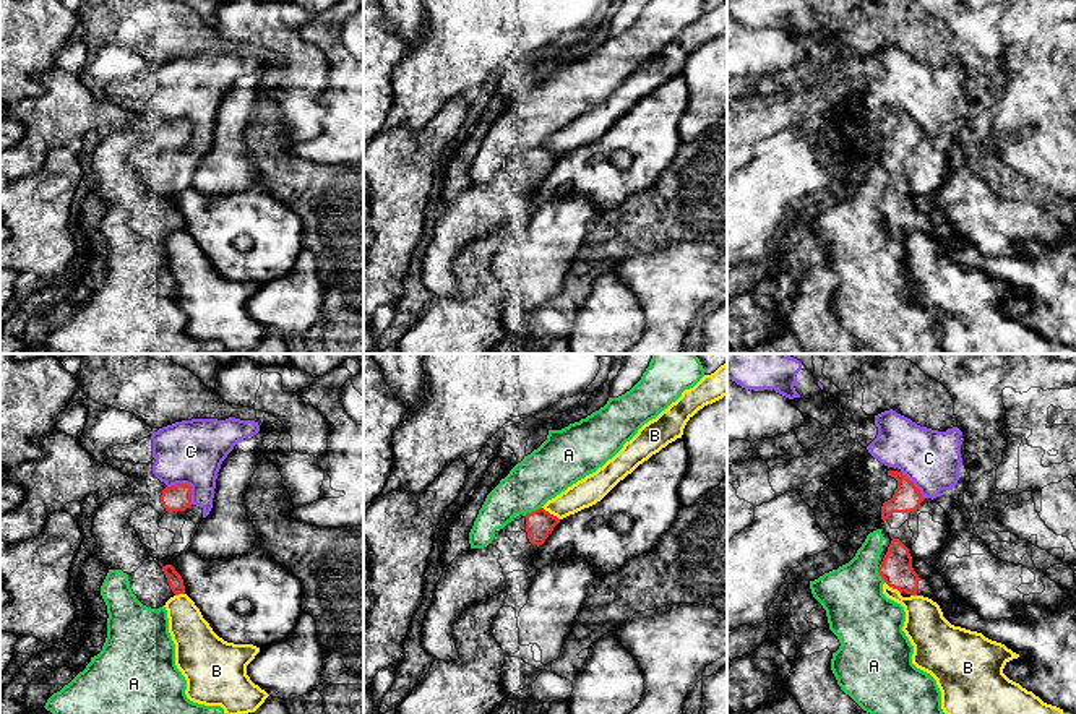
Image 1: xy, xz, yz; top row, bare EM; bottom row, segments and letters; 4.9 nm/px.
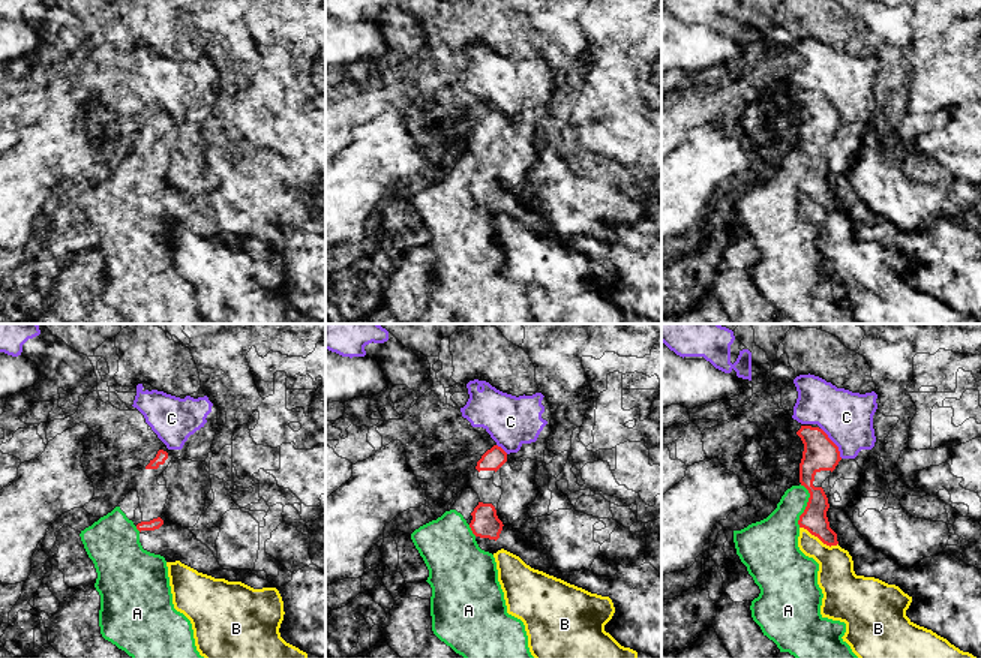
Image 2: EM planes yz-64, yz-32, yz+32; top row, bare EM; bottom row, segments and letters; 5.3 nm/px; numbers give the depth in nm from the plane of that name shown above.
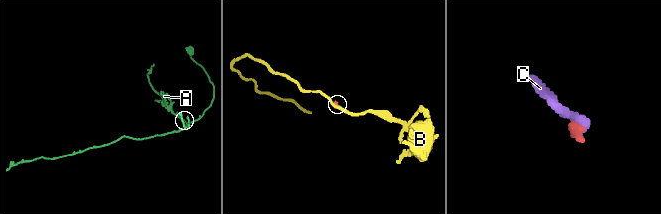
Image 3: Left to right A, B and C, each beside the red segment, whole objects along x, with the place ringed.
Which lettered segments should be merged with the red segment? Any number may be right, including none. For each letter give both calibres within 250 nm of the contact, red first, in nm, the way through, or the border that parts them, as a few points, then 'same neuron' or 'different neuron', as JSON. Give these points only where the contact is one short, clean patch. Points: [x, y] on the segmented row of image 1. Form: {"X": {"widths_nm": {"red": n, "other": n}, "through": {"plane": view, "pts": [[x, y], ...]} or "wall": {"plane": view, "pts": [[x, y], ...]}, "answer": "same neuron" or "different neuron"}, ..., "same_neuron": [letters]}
{"A": {"widths_nm": {"red": 140, "other": 240}, "answer": "different neuron"}, "B": {"widths_nm": {"red": 140, "other": 140}, "answer": "different neuron"}, "C": {"widths_nm": {"red": 130, "other": 320}, "answer": "different neuron"}, "same_neuron": []}

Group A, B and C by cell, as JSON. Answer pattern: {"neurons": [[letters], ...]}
{"neurons": [["A"], ["B"], ["C"]]}

